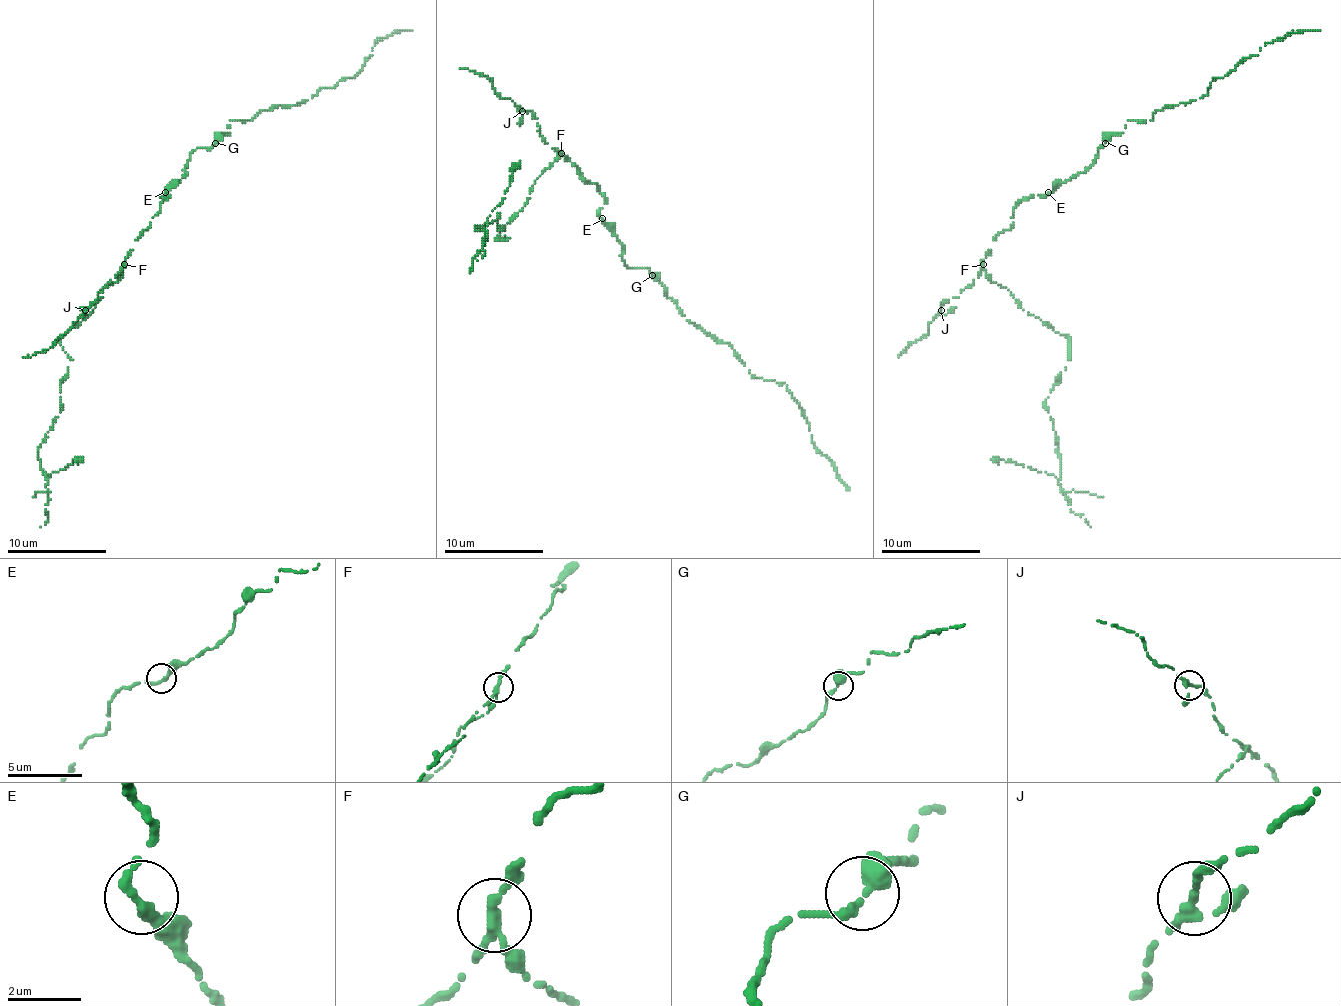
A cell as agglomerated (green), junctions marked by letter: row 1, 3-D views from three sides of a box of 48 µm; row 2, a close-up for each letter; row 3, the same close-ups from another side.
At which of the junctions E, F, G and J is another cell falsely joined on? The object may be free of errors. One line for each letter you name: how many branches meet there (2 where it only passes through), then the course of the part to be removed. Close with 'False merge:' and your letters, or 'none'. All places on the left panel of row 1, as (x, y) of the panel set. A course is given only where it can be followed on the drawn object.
F: 3 | (125, 265), (60, 340), (68, 375), (38, 449), (45, 477), (83, 459)
False merge: F

